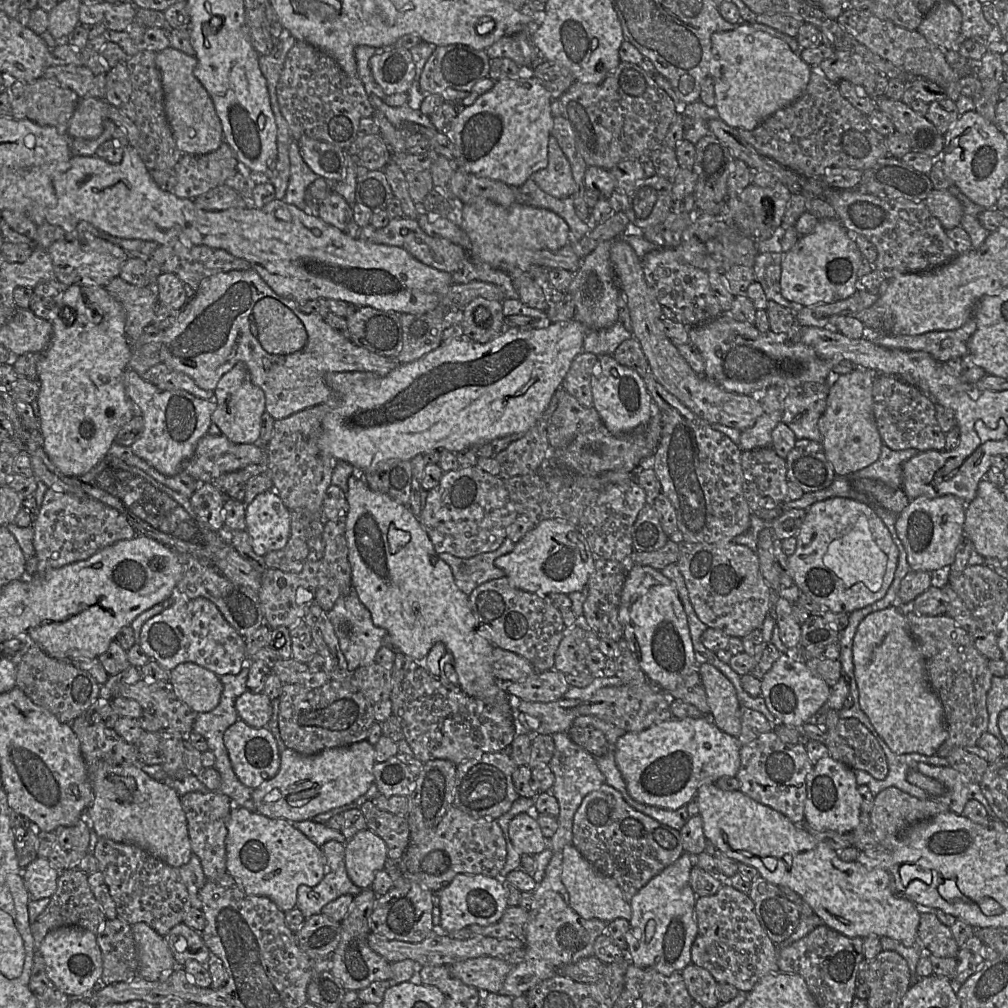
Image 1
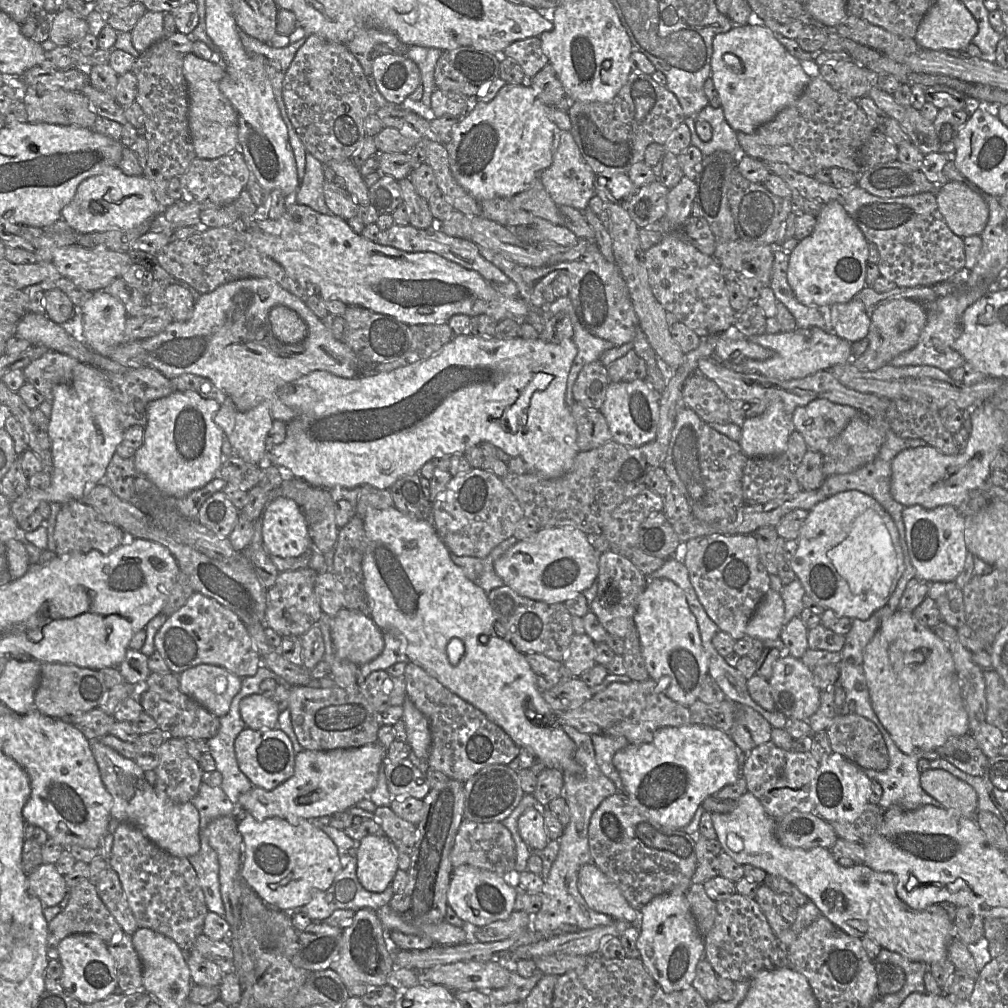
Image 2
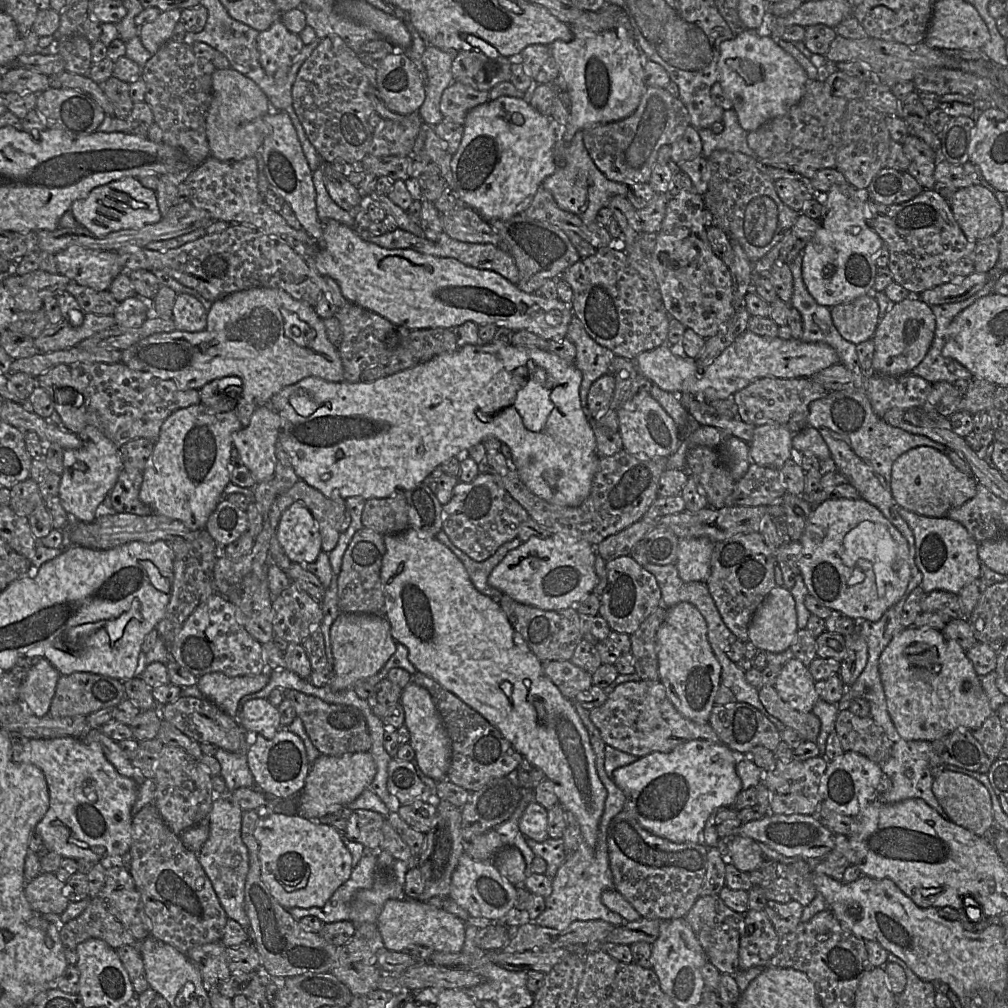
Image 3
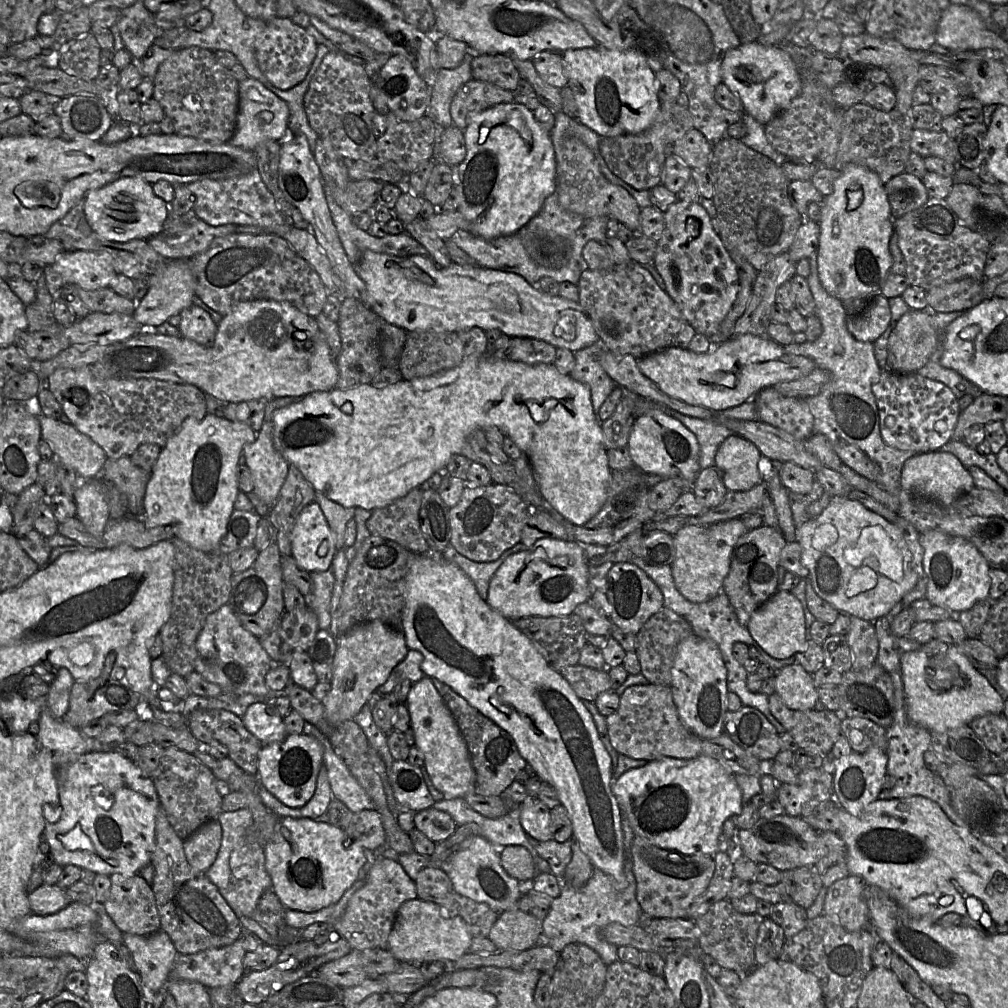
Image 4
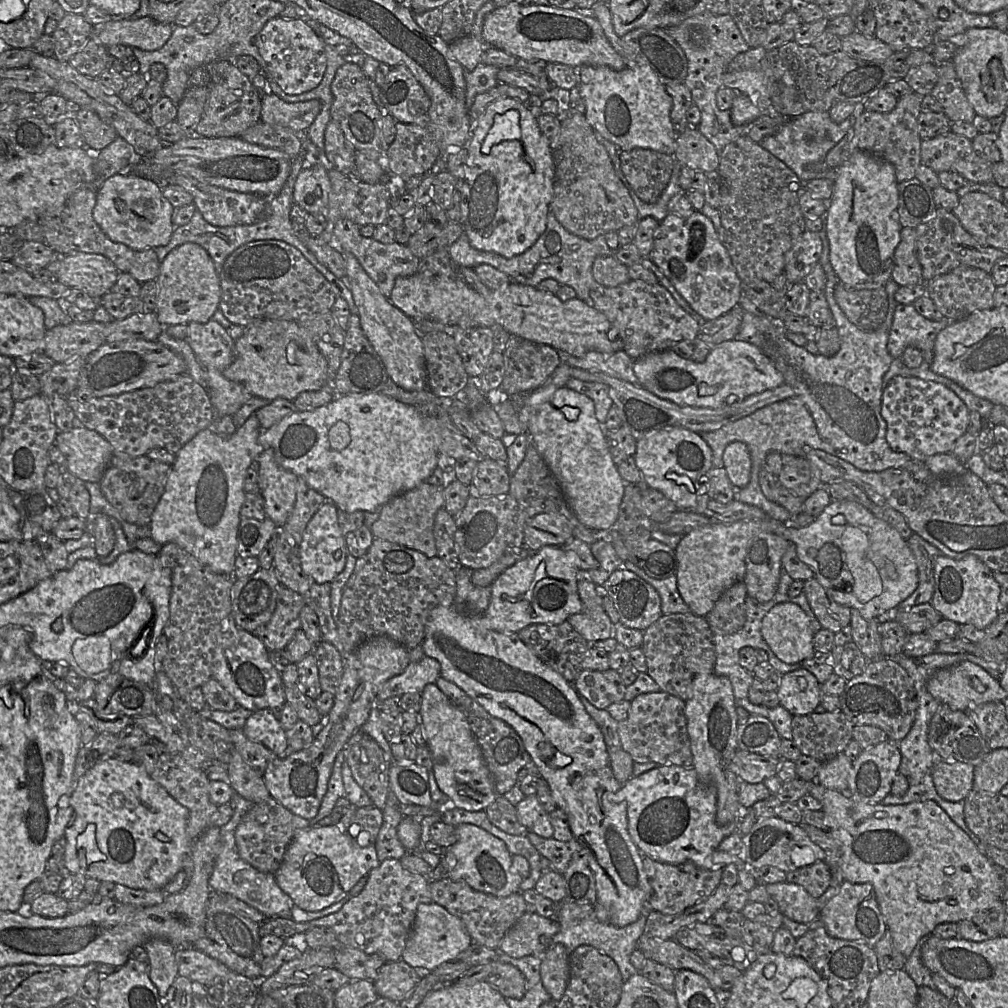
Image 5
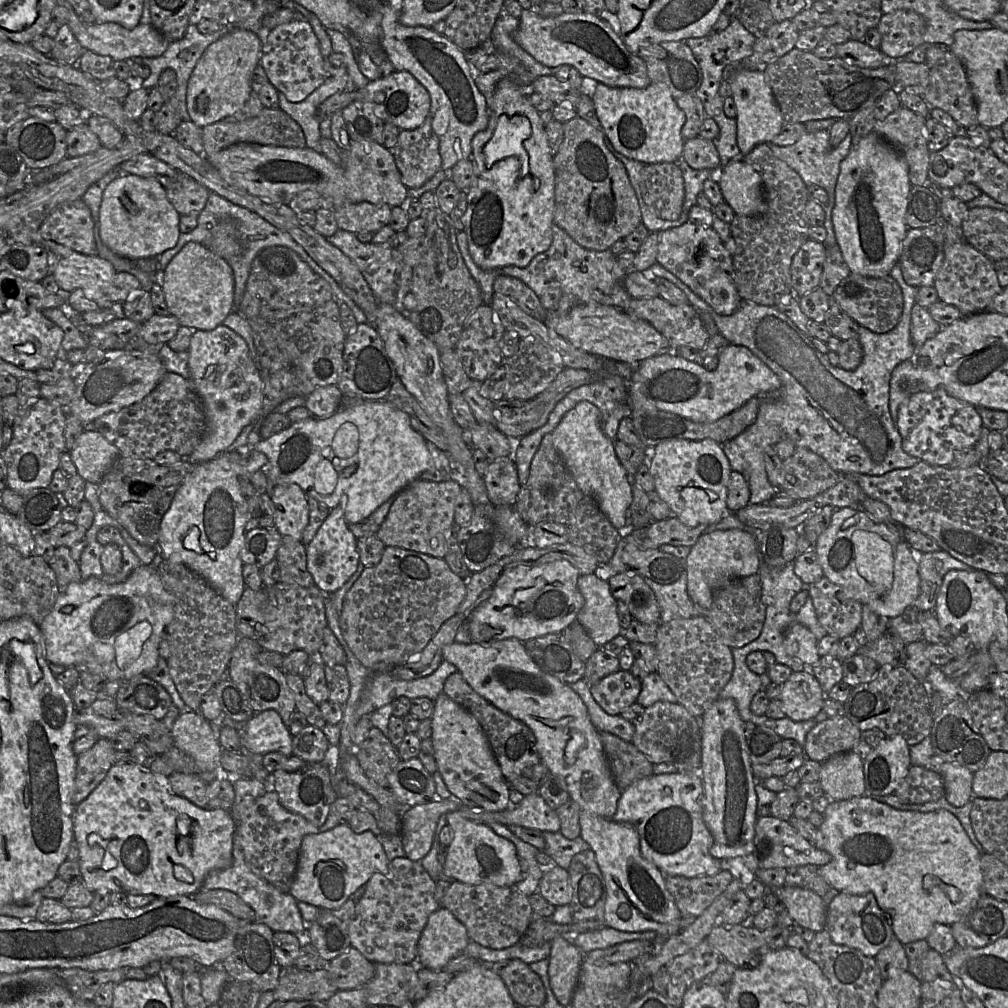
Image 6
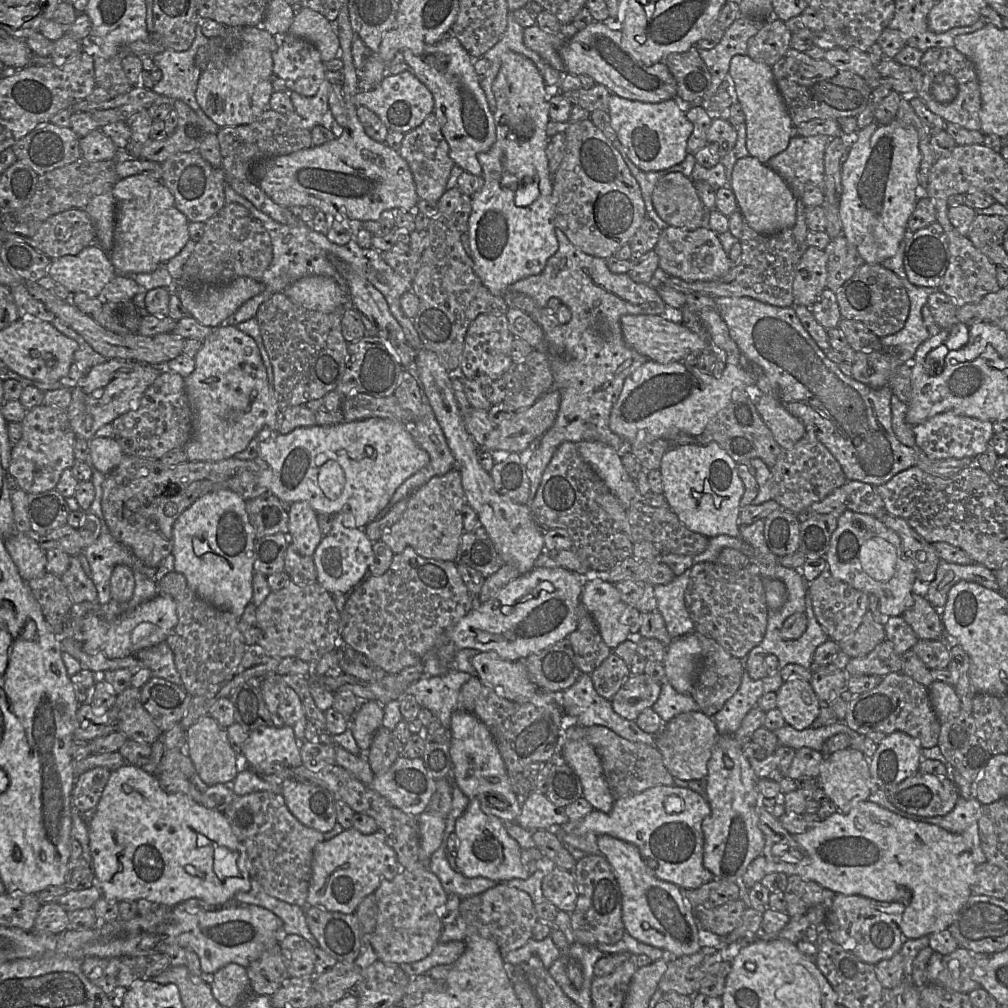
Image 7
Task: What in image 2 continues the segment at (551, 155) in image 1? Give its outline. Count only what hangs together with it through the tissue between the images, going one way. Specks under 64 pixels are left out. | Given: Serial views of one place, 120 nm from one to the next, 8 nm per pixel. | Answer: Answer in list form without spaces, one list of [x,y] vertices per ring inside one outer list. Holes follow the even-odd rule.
[[[556,128],[553,140],[553,162],[539,175],[539,180],[558,206],[570,206],[583,211],[588,207],[589,200],[596,194],[594,189],[596,174],[584,161],[571,131],[561,132],[560,137],[559,134],[560,130]]]

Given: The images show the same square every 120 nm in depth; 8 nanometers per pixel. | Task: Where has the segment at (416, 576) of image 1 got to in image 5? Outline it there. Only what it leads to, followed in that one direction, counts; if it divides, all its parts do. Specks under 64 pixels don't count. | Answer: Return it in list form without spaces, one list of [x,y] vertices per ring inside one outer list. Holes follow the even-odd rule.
[[[439,605],[430,611],[421,646],[426,656],[440,663],[441,677],[457,685],[521,737],[532,762],[548,782],[558,808],[567,815],[573,837],[589,850],[589,866],[596,884],[596,918],[617,927],[635,922],[643,913],[644,906],[648,906],[652,888],[643,867],[643,854],[628,831],[626,803],[613,802],[614,793],[622,784],[613,774],[604,736],[585,710],[573,685],[537,657],[517,633],[492,630],[486,627],[483,615],[467,614],[455,605]]]

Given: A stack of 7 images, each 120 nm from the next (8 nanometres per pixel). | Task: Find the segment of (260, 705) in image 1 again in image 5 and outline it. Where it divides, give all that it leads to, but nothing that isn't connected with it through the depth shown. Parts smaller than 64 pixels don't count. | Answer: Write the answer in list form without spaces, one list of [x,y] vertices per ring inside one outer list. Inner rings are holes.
[[[270,709],[253,712],[242,729],[249,739],[265,745],[280,758],[288,756],[286,730]]]

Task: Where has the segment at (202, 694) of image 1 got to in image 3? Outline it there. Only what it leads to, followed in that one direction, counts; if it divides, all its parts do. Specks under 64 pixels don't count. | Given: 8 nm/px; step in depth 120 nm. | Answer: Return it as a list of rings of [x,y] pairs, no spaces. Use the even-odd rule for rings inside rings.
[[[268,671],[255,676],[237,677],[211,672],[199,677],[196,686],[206,699],[235,718],[241,698],[262,690],[269,680]]]

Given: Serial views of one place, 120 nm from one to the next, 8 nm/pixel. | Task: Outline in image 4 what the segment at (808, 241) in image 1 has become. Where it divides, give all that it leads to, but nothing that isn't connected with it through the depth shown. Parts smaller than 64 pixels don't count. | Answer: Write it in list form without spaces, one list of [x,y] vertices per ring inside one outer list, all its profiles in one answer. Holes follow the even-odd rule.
[[[846,164],[833,182],[833,192],[822,201],[819,227],[818,277],[827,293],[840,301],[878,295],[892,266],[889,242],[893,234],[893,218],[884,184],[877,173],[859,164]]]

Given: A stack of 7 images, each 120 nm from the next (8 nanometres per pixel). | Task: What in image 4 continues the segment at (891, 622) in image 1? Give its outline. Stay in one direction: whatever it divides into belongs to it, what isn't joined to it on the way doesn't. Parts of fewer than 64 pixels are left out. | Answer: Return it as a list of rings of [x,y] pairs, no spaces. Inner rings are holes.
[[[934,638],[915,651],[901,656],[901,675],[906,698],[908,719],[930,732],[942,733],[987,714],[1002,714],[1005,699],[992,687],[989,681],[977,670],[970,660],[959,651],[956,645]]]

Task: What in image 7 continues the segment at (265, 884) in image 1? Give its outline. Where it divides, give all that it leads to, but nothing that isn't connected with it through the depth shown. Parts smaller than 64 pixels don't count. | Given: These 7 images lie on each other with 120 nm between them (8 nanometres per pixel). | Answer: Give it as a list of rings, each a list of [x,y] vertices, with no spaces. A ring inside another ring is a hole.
[[[354,827],[344,829],[340,834],[318,843],[314,848],[307,904],[331,912],[355,913],[365,897],[374,893],[382,881],[393,879],[401,869],[396,853],[387,843],[386,835],[382,830],[378,829],[372,834],[363,835]]]

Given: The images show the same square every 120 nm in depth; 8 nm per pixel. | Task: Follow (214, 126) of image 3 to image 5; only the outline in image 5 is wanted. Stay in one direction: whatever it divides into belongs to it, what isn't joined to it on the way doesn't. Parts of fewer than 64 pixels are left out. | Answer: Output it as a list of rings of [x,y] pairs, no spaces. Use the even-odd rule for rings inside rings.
[[[273,93],[261,96],[260,120],[305,133],[321,110],[320,100],[285,102]]]

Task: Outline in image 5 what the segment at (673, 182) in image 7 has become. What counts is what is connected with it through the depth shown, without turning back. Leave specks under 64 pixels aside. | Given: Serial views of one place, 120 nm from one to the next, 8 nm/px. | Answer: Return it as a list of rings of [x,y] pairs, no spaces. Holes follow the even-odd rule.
[[[634,148],[620,150],[620,165],[637,196],[646,203],[655,203],[671,179],[675,158],[646,148]]]

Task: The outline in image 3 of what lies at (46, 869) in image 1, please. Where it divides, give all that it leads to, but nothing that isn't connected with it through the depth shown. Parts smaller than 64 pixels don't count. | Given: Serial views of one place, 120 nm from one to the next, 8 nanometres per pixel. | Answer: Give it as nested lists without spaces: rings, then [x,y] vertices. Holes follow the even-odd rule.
[[[41,873],[32,881],[26,883],[25,896],[32,909],[40,914],[60,915],[70,903],[66,896],[66,882],[61,881],[55,873]]]

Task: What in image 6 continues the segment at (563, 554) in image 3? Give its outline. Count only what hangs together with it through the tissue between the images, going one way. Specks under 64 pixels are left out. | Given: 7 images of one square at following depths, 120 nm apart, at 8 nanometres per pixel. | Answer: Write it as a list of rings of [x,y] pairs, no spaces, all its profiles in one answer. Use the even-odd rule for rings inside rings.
[[[567,560],[507,568],[489,598],[474,609],[466,621],[472,641],[490,646],[500,640],[515,638],[524,643],[570,627],[584,606],[577,586],[579,576],[577,568]]]

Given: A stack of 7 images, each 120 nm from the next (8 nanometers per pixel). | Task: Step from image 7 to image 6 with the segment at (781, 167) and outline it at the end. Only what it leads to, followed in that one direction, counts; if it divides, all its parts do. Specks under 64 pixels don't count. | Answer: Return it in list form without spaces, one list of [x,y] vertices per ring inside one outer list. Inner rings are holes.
[[[819,130],[814,132],[806,132],[797,142],[790,146],[778,146],[769,144],[773,154],[790,168],[792,168],[803,180],[807,187],[820,186],[828,194],[828,201],[824,206],[825,220],[823,227],[826,229],[826,239],[824,245],[826,248],[836,244],[835,232],[832,223],[832,211],[835,205],[836,183],[840,172],[840,163],[850,152],[853,143],[850,132],[845,139],[836,147],[830,145],[830,134],[828,130]]]

